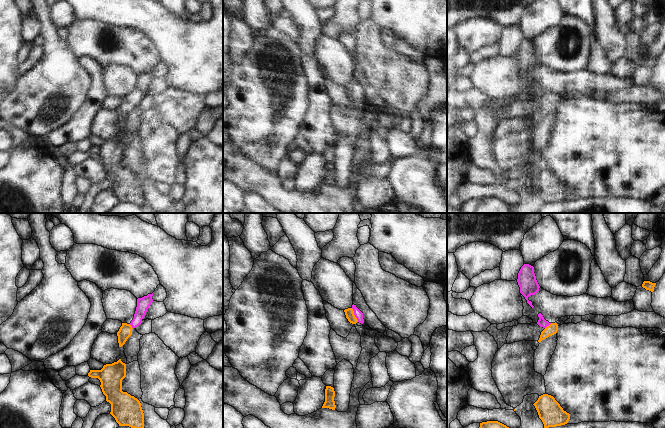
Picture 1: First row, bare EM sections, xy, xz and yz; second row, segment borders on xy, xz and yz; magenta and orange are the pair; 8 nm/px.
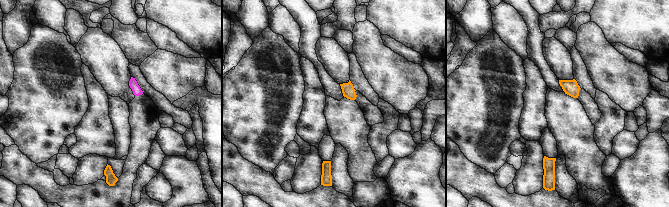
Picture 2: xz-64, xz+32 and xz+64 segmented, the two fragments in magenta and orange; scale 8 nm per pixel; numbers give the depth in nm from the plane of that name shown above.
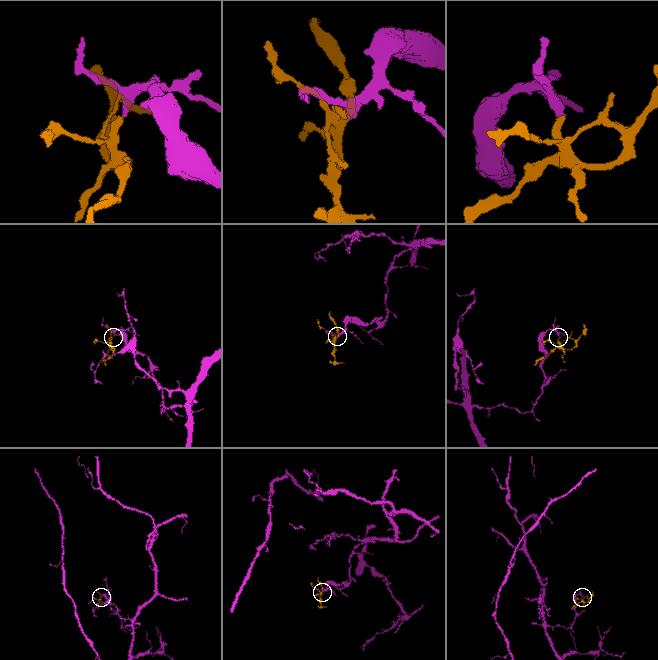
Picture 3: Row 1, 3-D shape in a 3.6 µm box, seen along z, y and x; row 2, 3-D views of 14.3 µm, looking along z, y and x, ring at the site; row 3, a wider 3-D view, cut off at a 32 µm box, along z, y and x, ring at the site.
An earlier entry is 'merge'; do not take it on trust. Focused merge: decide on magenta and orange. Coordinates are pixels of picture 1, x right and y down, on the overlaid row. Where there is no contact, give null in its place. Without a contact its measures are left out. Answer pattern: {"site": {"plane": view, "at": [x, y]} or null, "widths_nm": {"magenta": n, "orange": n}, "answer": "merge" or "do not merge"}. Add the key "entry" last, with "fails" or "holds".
{"site": {"plane": "xz", "at": [354, 314]}, "widths_nm": {"magenta": 70, "orange": 70}, "answer": "merge", "entry": "holds"}

